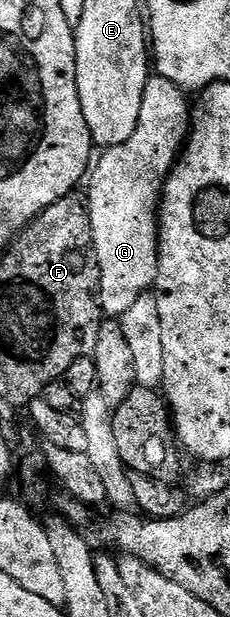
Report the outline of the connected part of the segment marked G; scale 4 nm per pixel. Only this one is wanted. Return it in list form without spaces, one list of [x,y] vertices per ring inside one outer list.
[[[158,75],[148,76],[137,127],[125,143],[104,148],[103,158],[100,161],[98,158],[90,170],[91,186],[85,192],[85,200],[91,216],[91,238],[99,264],[99,307],[108,318],[122,318],[139,296],[154,286],[155,276],[159,273],[159,207],[167,176],[174,169],[187,140],[191,123],[187,97],[188,94],[169,79]]]

